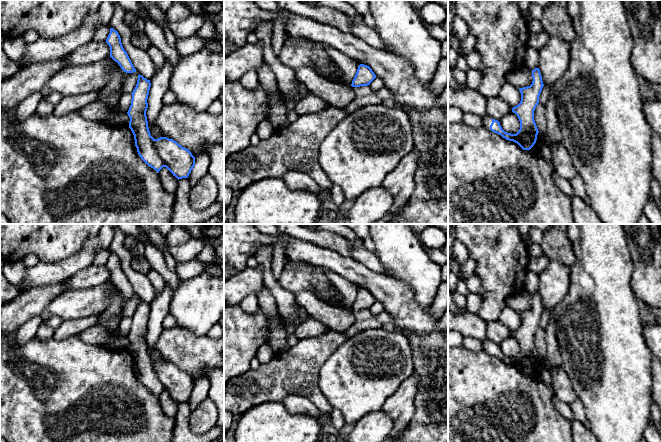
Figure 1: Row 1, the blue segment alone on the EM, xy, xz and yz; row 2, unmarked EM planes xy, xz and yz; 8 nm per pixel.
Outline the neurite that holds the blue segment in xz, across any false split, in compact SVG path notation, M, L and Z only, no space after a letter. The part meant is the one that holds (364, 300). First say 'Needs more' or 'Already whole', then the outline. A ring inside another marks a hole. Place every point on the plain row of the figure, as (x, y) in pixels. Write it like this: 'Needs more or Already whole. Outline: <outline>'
Already whole. Outline: M364 288L358 290L356 299L352 305L352 311L367 310L376 302L372 293Z

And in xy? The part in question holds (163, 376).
Already whole. Outline: M139 298L127 336L130 342L129 352L134 359L138 379L158 397L166 391L178 404L188 402L195 390L195 381L192 377L173 363L154 363L150 358L146 340L150 311L150 304Z

